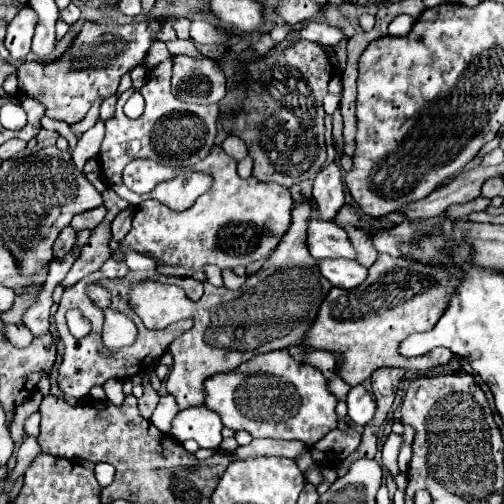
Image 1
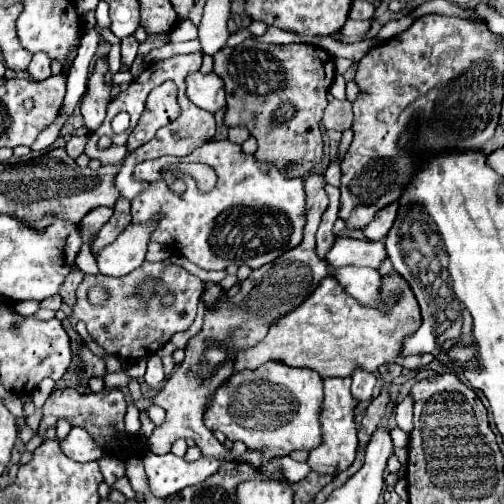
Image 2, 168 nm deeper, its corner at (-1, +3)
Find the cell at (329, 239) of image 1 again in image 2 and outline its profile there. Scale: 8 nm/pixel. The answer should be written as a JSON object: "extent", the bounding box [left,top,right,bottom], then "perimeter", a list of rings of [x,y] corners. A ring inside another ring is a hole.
{"extent":[325,236,387,268],"perimeter":[[[337,236],[325,260],[333,266],[369,266],[379,268],[381,260],[387,256],[385,242],[367,242],[351,236]]]}

